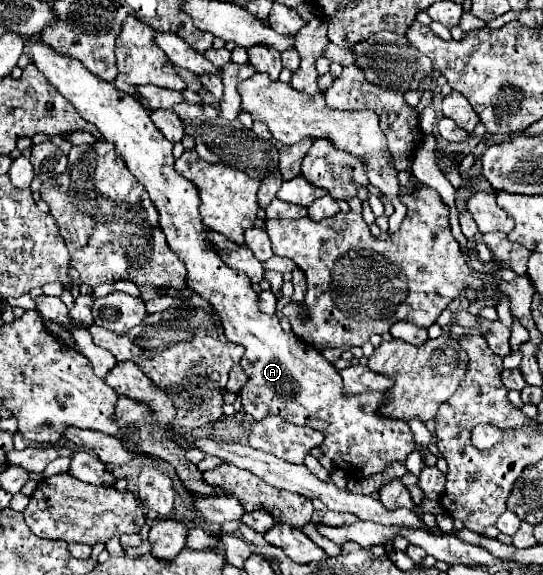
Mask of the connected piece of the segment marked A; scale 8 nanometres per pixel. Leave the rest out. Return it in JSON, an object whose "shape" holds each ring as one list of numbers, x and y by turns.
{"shape":[[26,40,24,54,30,56,32,64,84,120,96,124,104,140,116,144,116,150,124,158,128,170,138,178,154,202,160,214,158,224,170,250,186,264,188,290,210,302,222,320,224,336,230,342,244,346,244,356,240,360,240,366,248,376,248,382,240,390,240,404,244,412,256,420,266,414,276,414,292,424,320,430,324,434,324,442,320,446,322,452,350,478,368,478,384,472,392,462,404,462,406,456,416,450,414,436,404,420,378,414,386,400,384,394,362,392,358,396,348,396,336,368,312,346,300,342,292,332,284,332,276,314,264,314,258,308,258,292,252,290,248,276,228,268,210,248,208,234,198,212,200,198,196,186,174,170,174,144,164,140,164,134,154,126,146,108,138,104,136,98,118,92,114,84,88,72,80,60,62,56,40,40]]}

